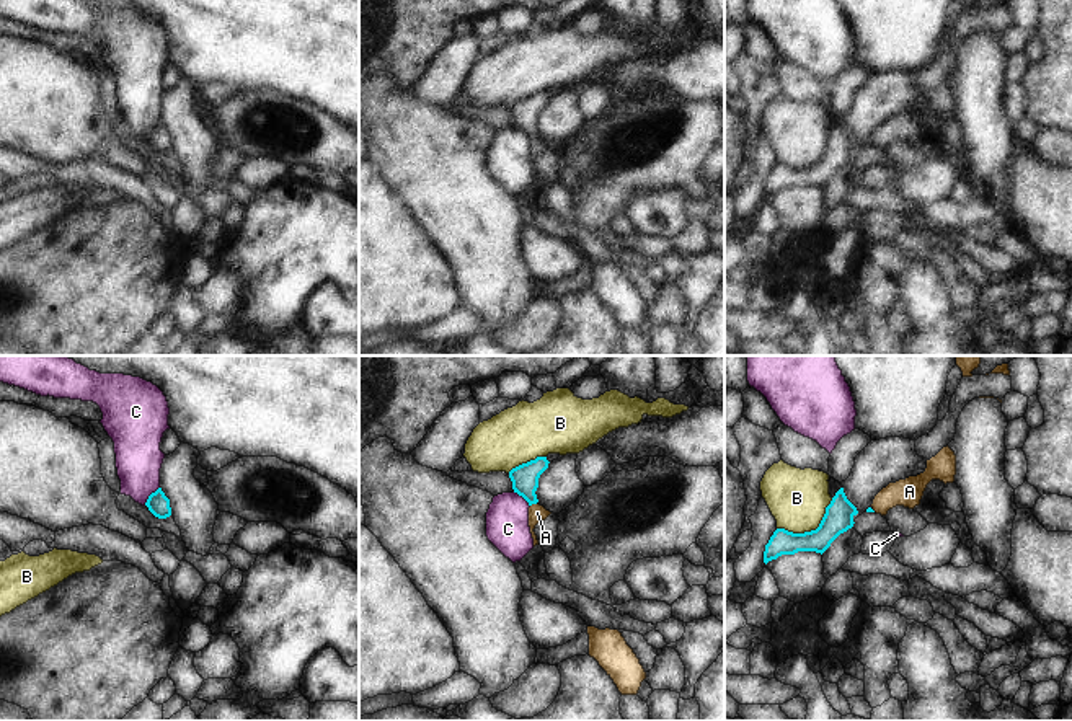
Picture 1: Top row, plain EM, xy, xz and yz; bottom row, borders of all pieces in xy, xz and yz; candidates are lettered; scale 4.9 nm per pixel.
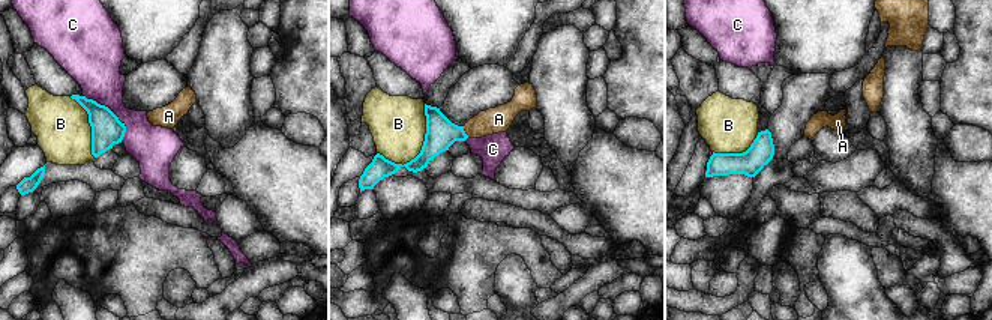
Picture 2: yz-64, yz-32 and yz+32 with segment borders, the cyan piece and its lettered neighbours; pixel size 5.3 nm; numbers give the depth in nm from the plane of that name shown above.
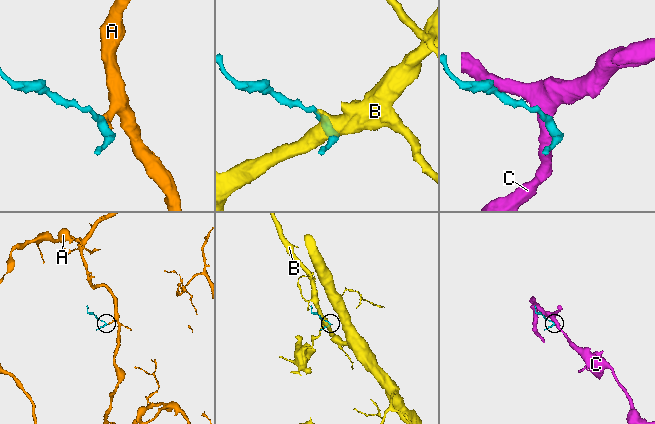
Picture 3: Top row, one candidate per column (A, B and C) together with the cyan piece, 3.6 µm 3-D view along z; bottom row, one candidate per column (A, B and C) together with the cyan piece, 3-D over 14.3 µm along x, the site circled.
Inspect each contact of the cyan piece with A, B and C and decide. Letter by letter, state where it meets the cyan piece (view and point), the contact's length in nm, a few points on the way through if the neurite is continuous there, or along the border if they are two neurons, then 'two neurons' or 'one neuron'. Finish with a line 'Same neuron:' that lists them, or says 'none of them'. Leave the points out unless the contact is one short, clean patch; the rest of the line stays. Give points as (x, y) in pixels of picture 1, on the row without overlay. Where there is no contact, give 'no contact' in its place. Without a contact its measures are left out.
A: meets cyan in xz at (532, 137); contact 40 nm long; runs through xz (524, 113), (532, 137), (537, 147); one neuron
B: meets cyan in yz at (811, 165); contact 320 nm long; two neurons
C: meets cyan in xy at (149, 131); contact 120 nm long; border along xy (159, 121), (144, 139); two neurons
Same neuron: A

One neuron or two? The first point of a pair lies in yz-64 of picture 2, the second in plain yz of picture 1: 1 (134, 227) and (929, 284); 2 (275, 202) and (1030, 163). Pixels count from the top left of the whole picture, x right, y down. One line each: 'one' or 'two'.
1: two
2: one

